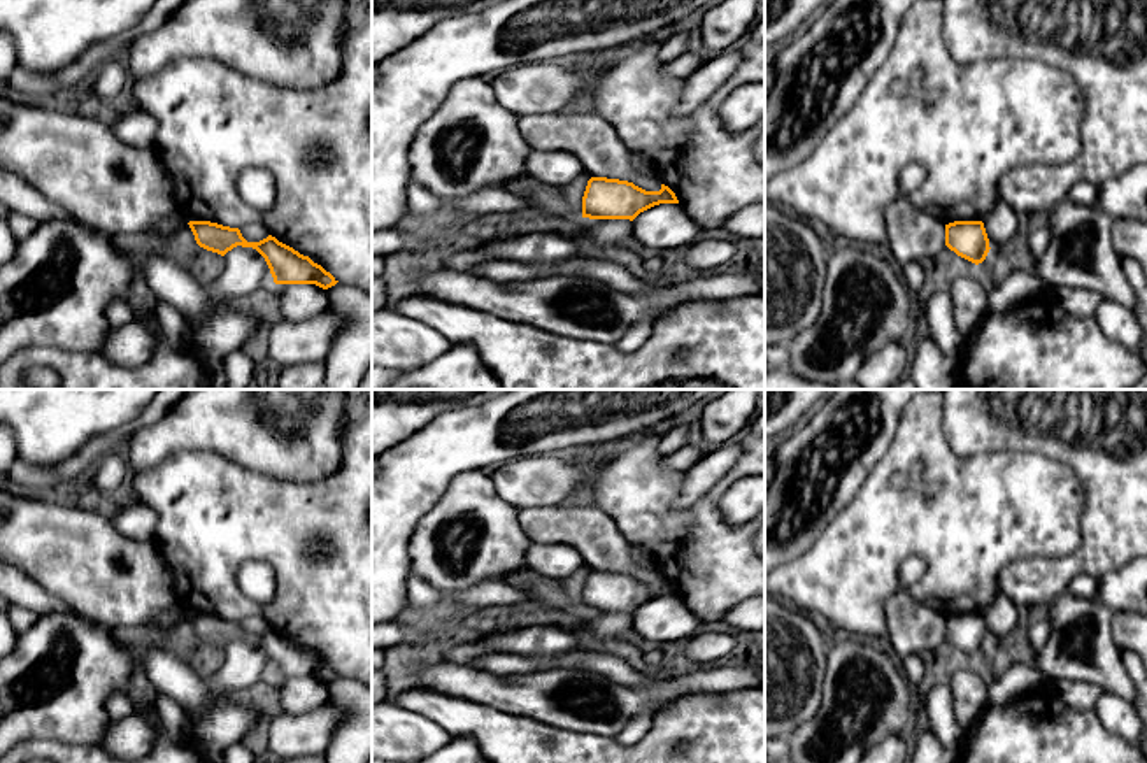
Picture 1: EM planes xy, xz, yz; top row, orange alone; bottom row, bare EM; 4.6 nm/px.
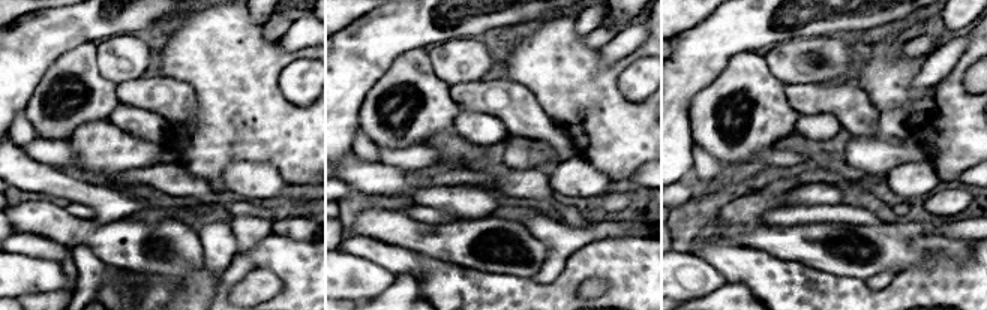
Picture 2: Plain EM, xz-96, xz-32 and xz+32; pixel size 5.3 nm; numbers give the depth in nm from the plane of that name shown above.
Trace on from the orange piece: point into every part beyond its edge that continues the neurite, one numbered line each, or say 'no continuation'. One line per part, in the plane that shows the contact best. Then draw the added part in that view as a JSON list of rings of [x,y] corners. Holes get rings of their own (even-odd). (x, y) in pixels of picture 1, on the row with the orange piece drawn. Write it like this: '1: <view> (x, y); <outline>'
no continuation

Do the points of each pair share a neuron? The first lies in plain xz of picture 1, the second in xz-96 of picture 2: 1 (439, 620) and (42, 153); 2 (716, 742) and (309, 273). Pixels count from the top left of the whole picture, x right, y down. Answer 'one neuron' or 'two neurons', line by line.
1: two neurons
2: one neuron

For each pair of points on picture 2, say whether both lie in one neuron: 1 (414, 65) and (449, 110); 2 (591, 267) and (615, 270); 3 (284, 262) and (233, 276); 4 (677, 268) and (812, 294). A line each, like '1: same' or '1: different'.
1: same
2: same
3: same
4: different

